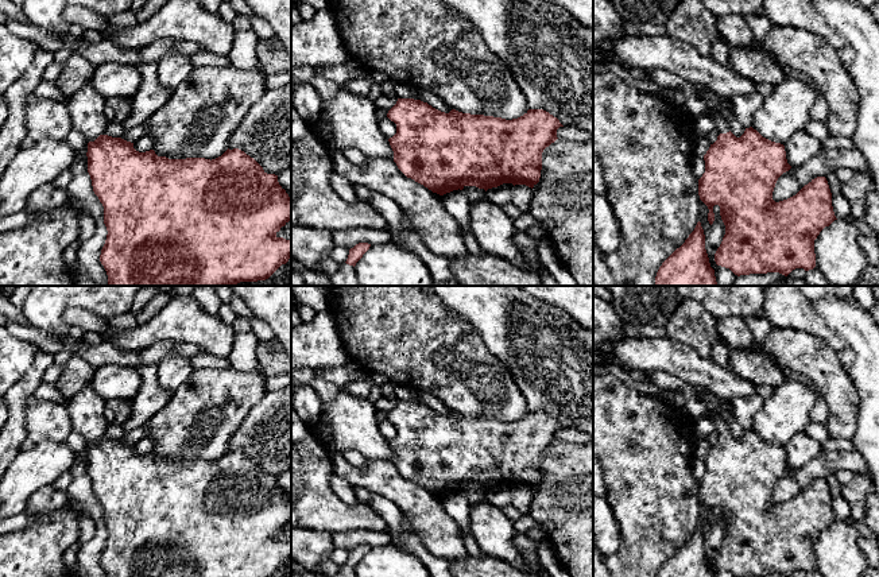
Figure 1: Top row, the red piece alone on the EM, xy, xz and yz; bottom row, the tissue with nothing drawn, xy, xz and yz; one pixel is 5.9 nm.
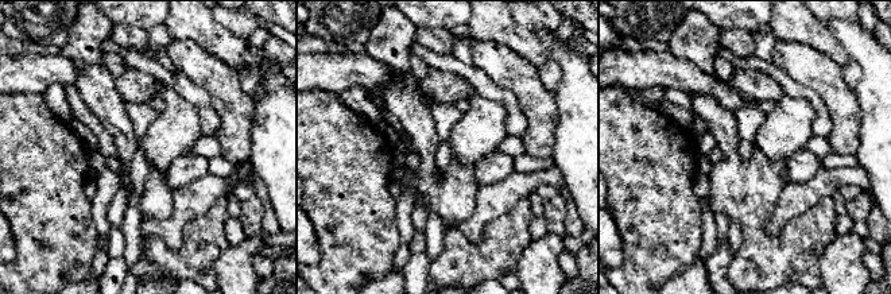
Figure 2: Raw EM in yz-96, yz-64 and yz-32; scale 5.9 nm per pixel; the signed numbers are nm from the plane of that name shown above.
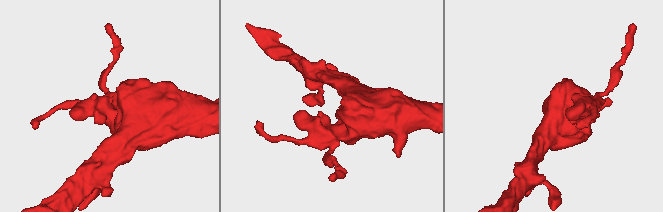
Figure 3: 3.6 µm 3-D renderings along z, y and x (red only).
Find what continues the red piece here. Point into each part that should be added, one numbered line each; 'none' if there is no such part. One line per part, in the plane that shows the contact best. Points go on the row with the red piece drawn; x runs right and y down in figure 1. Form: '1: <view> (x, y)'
1: xy (86, 107)

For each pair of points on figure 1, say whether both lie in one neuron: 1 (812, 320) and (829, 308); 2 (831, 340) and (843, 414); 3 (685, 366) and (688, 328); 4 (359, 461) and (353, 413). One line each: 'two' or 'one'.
1: two
2: two
3: two
4: two

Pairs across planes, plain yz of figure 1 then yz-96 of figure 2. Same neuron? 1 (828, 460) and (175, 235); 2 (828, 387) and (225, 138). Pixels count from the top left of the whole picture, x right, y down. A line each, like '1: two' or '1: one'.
1: one
2: one

